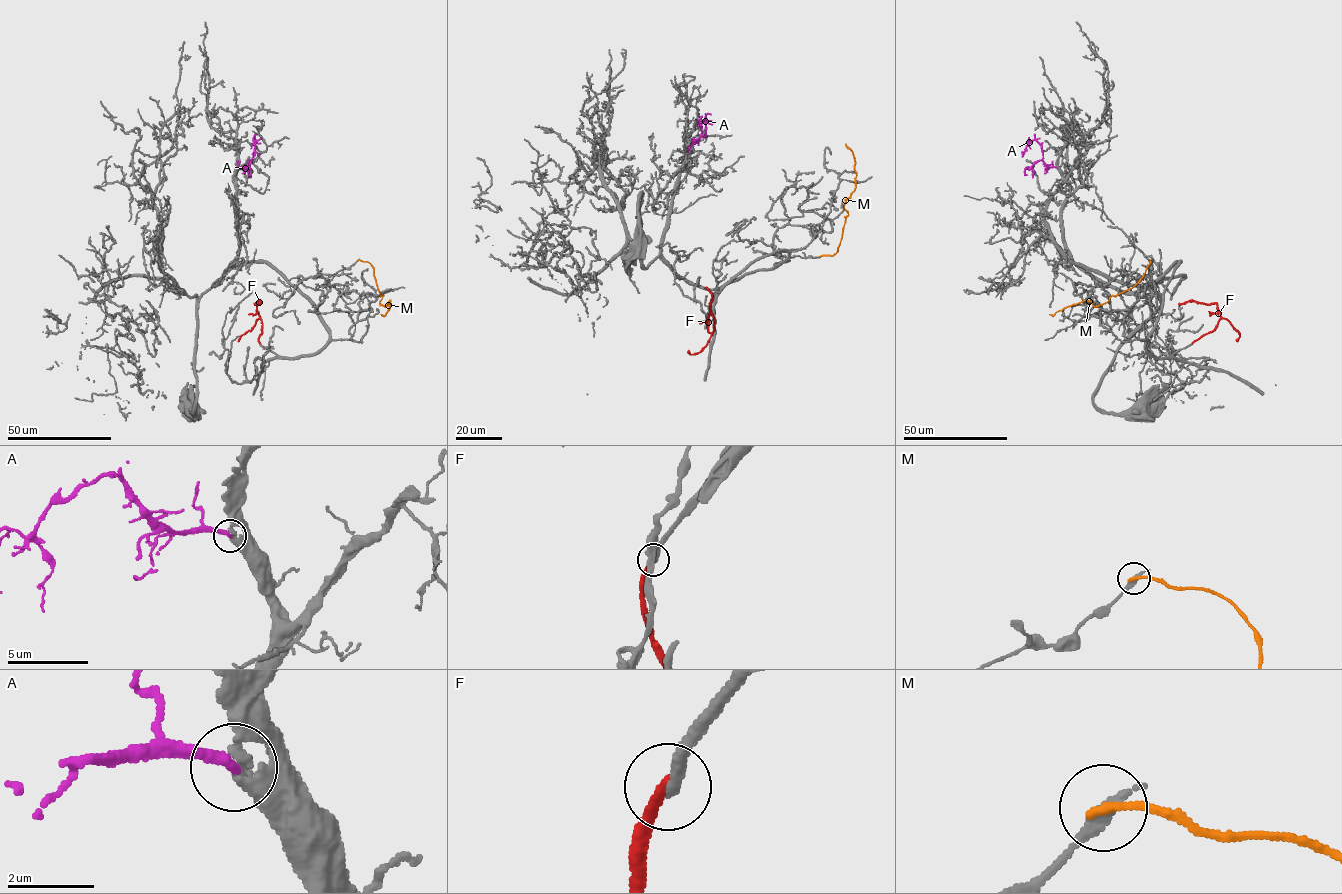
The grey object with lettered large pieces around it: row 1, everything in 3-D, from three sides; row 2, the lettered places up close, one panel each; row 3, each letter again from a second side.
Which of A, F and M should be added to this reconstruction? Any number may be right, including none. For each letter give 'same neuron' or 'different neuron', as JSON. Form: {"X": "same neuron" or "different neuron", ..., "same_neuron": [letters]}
{"A": "same neuron", "F": "same neuron", "M": "different neuron", "same_neuron": ["A", "F"]}

